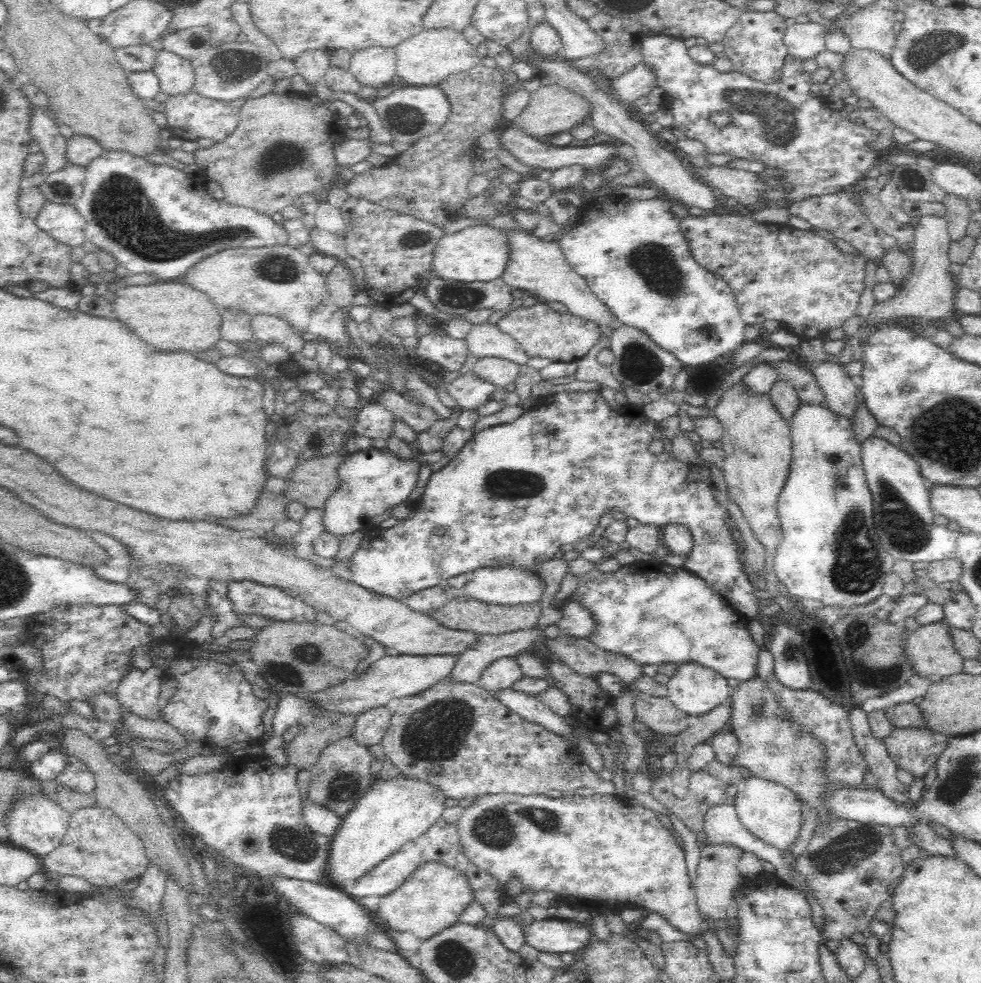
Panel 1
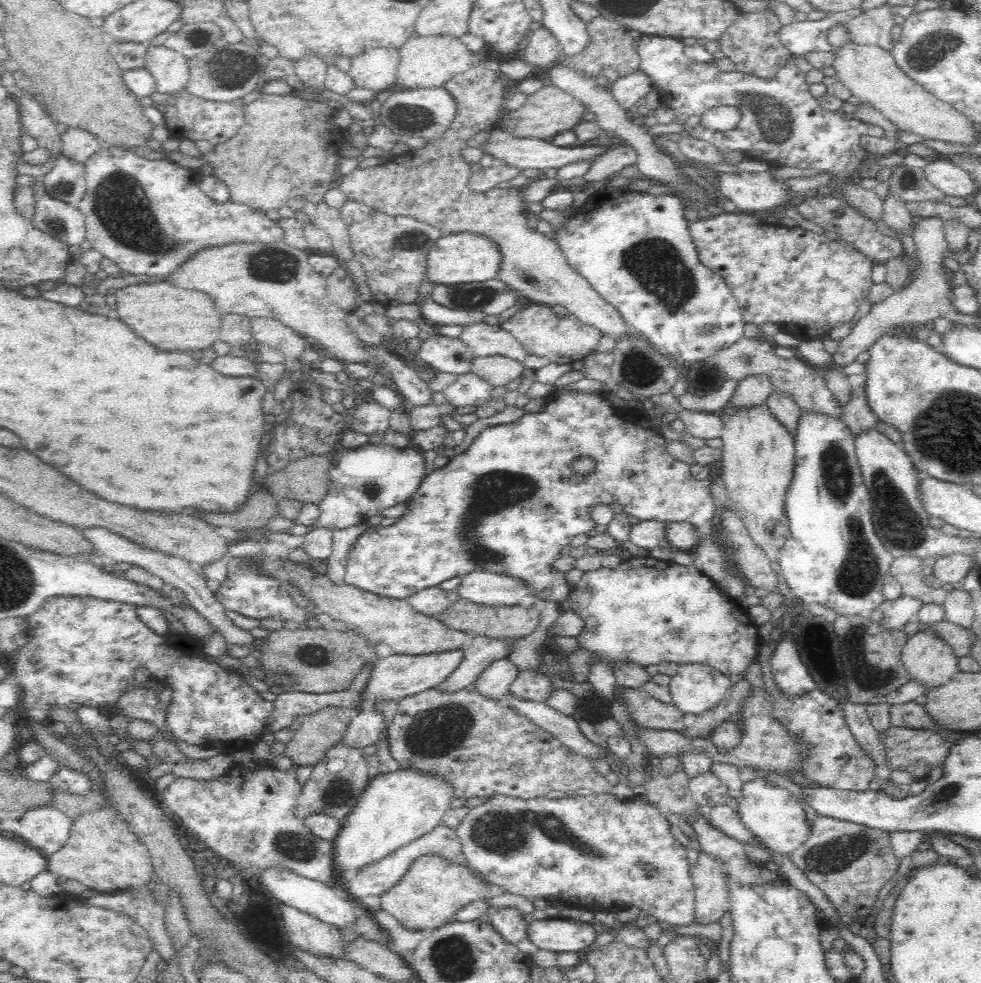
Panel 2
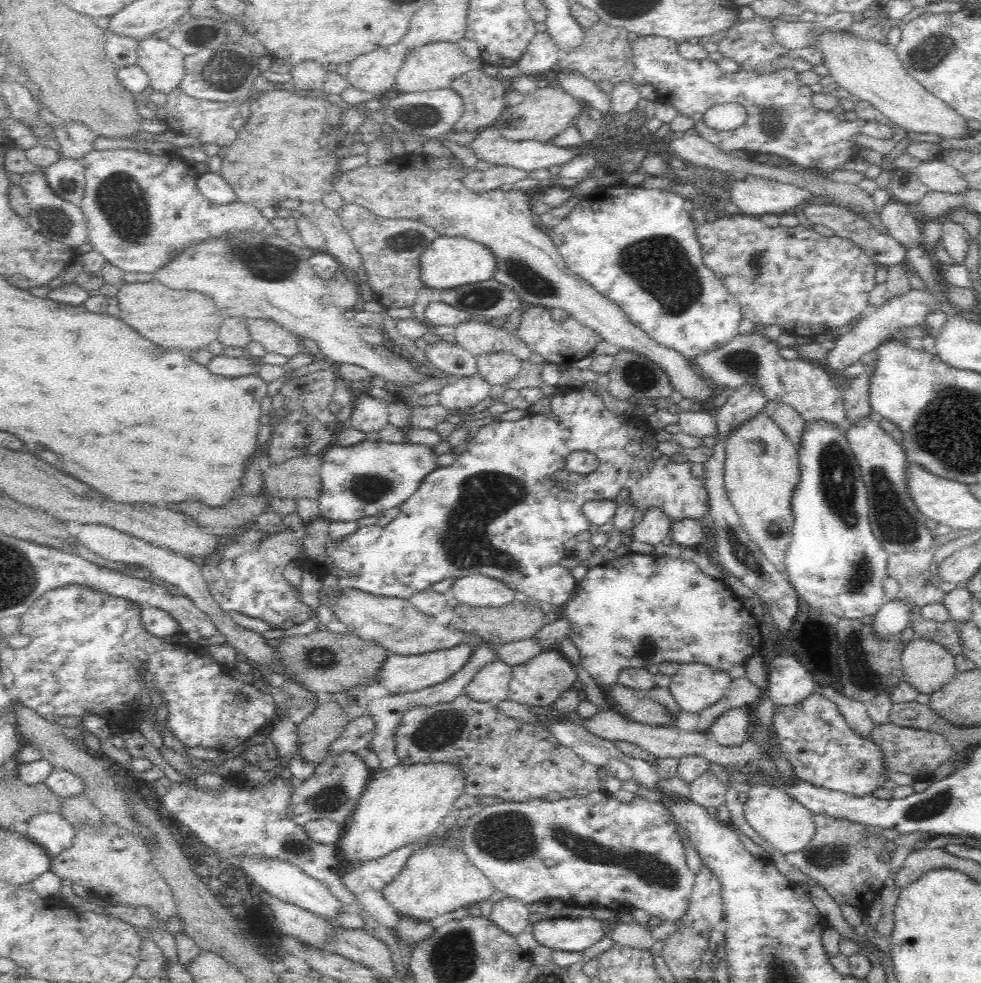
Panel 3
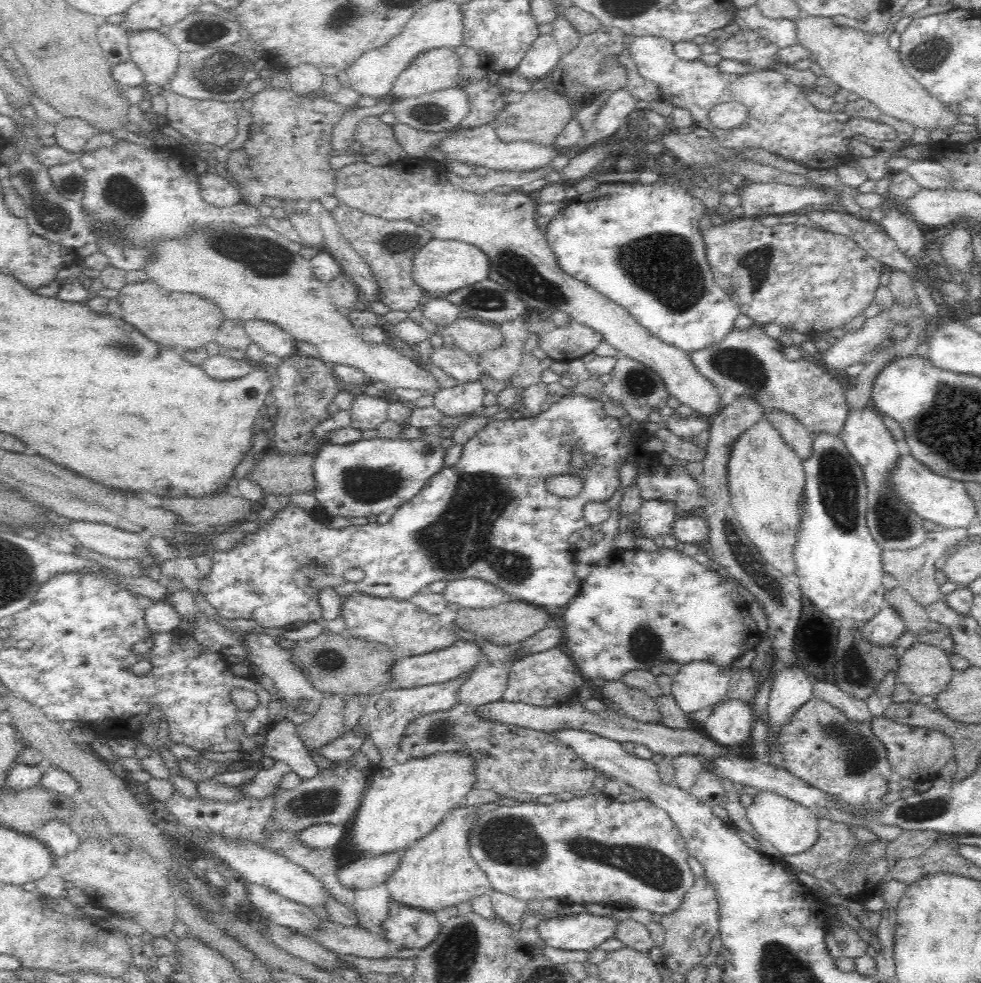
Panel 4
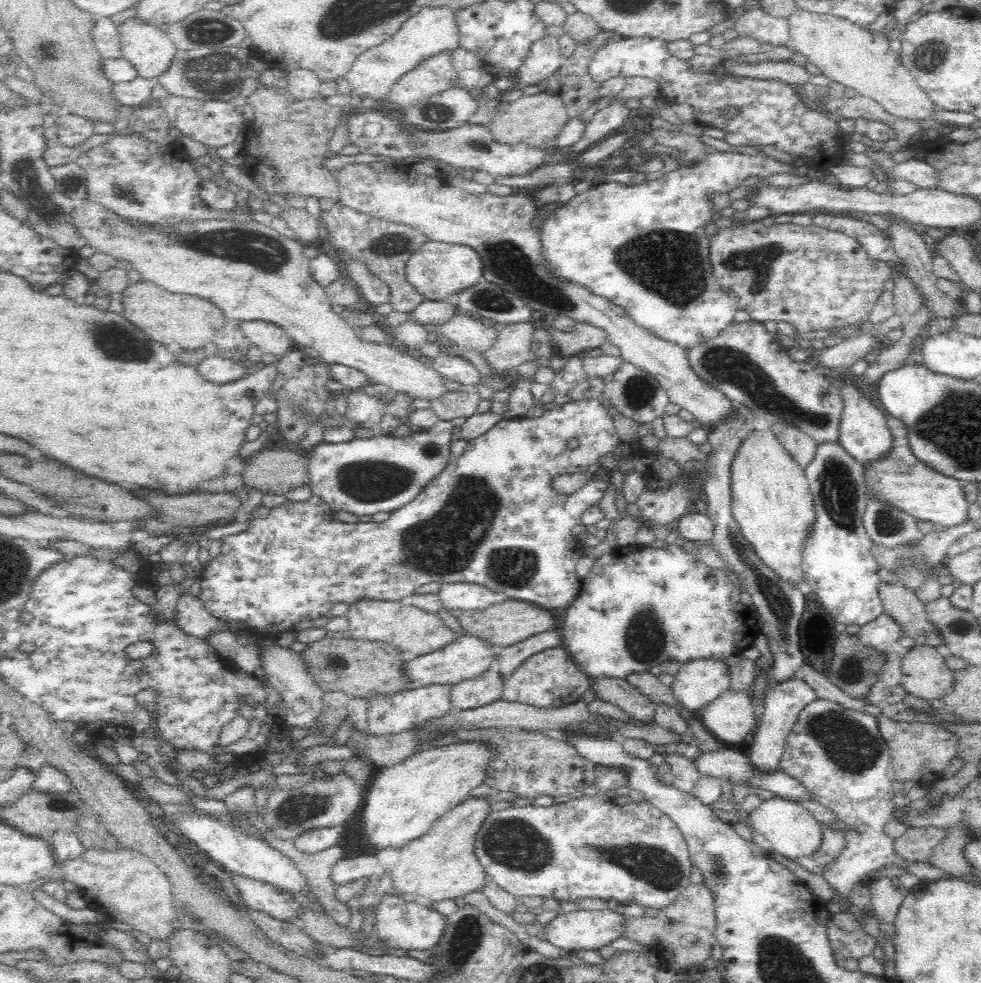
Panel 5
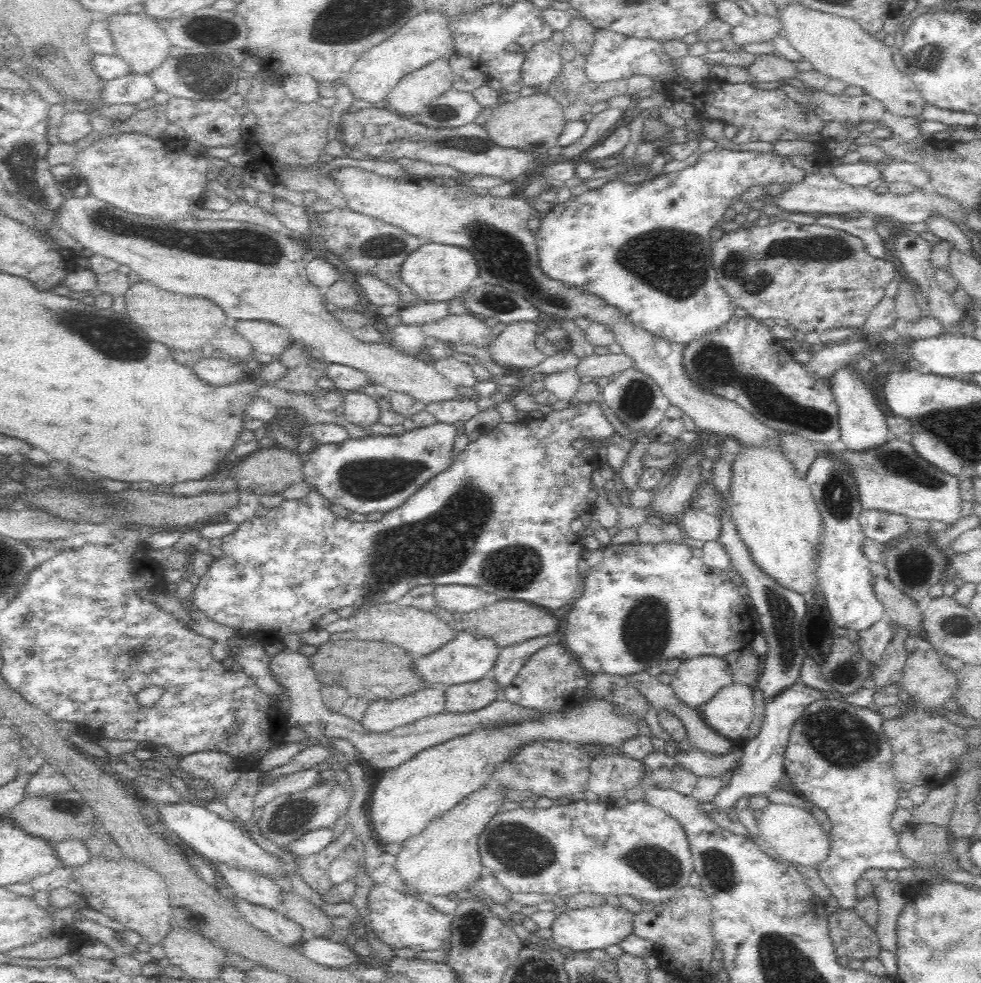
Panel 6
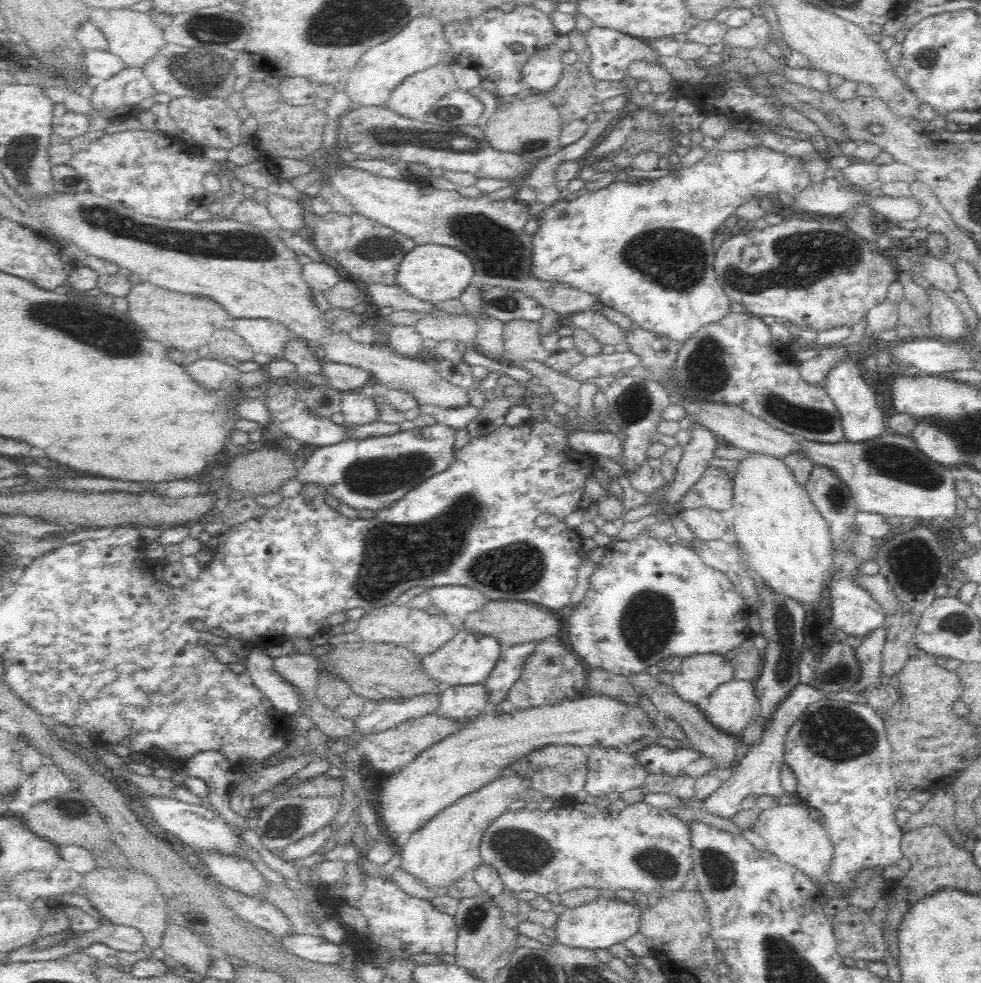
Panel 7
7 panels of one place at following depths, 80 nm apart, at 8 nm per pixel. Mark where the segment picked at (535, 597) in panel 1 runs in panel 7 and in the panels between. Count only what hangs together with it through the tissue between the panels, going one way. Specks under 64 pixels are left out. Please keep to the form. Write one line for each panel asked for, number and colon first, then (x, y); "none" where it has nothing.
2: (485, 588)
3: (476, 590)
4: (470, 593)
5: (455, 598)
6: (458, 600)
7: (452, 601)

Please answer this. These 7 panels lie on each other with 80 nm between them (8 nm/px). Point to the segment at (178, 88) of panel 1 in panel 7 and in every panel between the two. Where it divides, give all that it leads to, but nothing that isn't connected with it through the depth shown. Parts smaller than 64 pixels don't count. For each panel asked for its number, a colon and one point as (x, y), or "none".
2: (168, 67)
3: (164, 64)
4: (155, 55)
5: (146, 46)
6: (137, 39)
7: (130, 35)

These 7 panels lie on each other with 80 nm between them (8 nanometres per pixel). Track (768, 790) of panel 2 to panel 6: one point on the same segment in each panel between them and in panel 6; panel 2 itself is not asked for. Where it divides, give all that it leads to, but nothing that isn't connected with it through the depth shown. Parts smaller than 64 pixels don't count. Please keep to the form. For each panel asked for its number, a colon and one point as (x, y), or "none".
3: (786, 825)
4: (792, 828)
5: (793, 832)
6: (793, 833)

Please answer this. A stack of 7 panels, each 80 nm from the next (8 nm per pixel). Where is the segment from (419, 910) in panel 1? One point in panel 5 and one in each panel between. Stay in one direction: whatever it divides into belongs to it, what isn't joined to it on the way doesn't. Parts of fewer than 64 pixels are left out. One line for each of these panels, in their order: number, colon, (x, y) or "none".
2: (433, 888)
3: (438, 878)
4: (438, 870)
5: (442, 864)

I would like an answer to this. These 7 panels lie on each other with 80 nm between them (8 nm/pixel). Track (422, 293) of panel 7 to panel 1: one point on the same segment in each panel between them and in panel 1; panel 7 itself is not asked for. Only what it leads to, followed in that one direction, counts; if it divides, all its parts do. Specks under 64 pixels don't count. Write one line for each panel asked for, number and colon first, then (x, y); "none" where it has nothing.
1: (479, 254)
2: (463, 258)
3: (447, 263)
4: (439, 268)
5: (438, 271)
6: (434, 272)

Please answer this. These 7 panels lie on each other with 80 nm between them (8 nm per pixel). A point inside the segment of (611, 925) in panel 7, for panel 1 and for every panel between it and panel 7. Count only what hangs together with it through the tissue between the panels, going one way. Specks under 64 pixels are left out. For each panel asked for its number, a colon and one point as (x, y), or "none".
1: (559, 936)
2: (556, 934)
3: (567, 934)
4: (576, 931)
5: (576, 930)
6: (596, 927)

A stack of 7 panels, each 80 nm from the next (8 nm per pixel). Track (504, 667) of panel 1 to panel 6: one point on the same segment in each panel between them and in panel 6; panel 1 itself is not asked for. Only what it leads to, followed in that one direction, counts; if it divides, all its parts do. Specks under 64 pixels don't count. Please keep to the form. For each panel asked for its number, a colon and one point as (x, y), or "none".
2: (494, 682)
3: (490, 685)
4: (485, 686)
5: (486, 689)
6: (468, 698)

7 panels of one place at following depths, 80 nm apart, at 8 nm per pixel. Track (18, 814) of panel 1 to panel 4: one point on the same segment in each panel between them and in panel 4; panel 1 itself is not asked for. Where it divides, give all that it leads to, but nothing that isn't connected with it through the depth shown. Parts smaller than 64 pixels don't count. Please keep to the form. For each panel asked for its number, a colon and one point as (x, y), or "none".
2: (46, 829)
3: (51, 831)
4: (60, 840)

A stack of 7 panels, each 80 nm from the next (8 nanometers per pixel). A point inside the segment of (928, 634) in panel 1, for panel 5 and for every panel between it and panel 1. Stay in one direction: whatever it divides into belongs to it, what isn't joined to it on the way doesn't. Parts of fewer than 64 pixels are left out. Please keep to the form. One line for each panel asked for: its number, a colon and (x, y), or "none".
2: (927, 660)
3: (926, 666)
4: (924, 669)
5: (925, 675)

